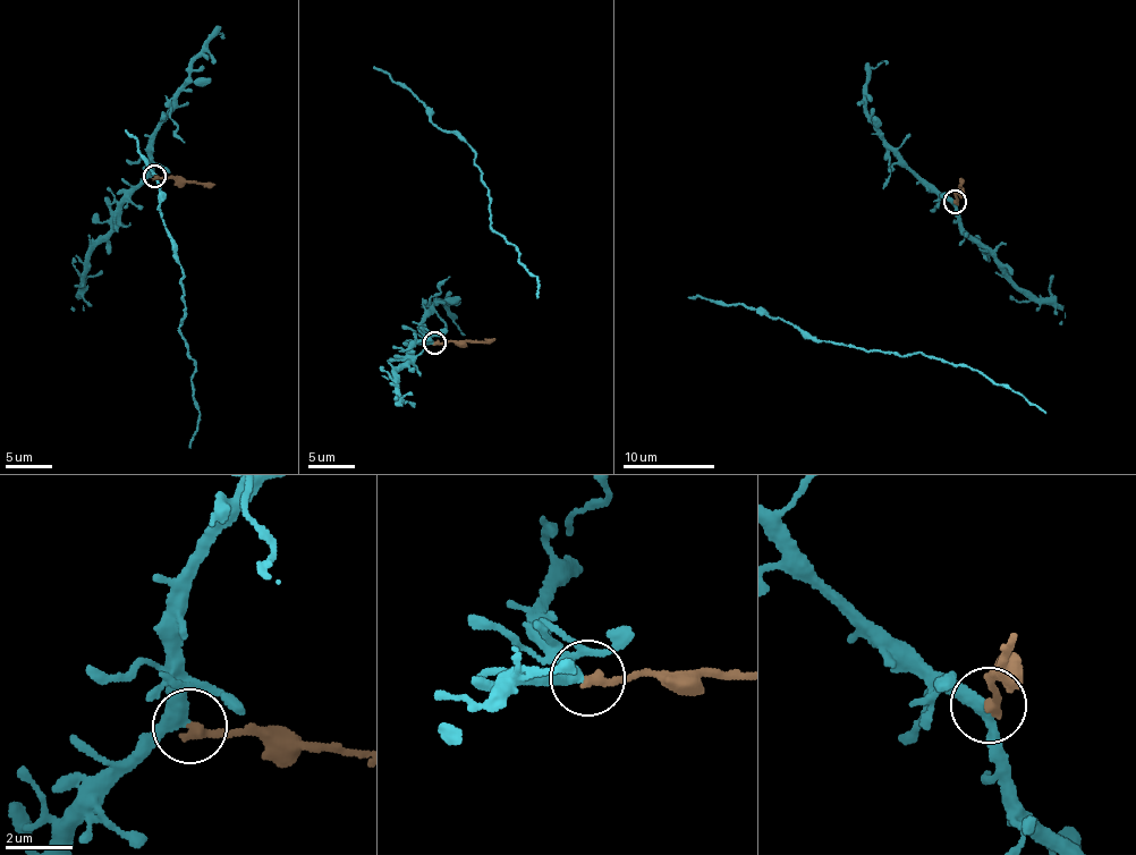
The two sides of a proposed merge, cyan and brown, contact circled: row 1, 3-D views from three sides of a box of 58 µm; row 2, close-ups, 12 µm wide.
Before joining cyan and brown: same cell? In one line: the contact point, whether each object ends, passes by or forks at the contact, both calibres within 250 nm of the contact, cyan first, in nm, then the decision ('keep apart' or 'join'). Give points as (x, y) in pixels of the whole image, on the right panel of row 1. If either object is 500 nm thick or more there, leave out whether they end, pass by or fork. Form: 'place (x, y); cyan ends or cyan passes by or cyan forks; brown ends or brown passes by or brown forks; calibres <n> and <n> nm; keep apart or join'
place (955, 201); cyan passes by; brown ends; calibres 340 and 280 nm; keep apart

